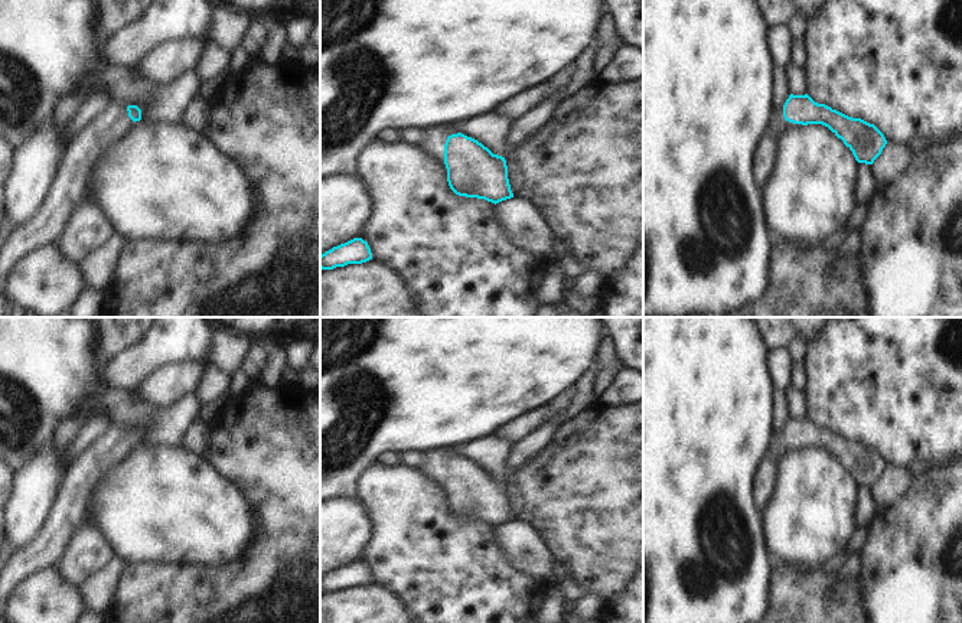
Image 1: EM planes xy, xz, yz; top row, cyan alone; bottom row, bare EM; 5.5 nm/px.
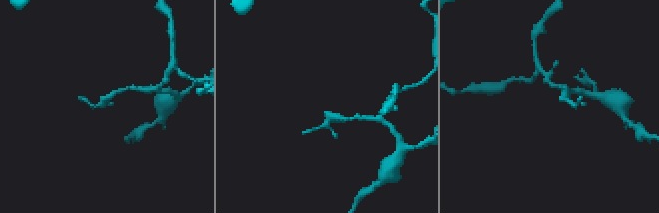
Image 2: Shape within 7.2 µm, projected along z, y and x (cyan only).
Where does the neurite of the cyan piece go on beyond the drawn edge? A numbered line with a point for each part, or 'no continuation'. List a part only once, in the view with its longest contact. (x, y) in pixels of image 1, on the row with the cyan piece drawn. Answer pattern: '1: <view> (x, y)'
1: xz (434, 139)

